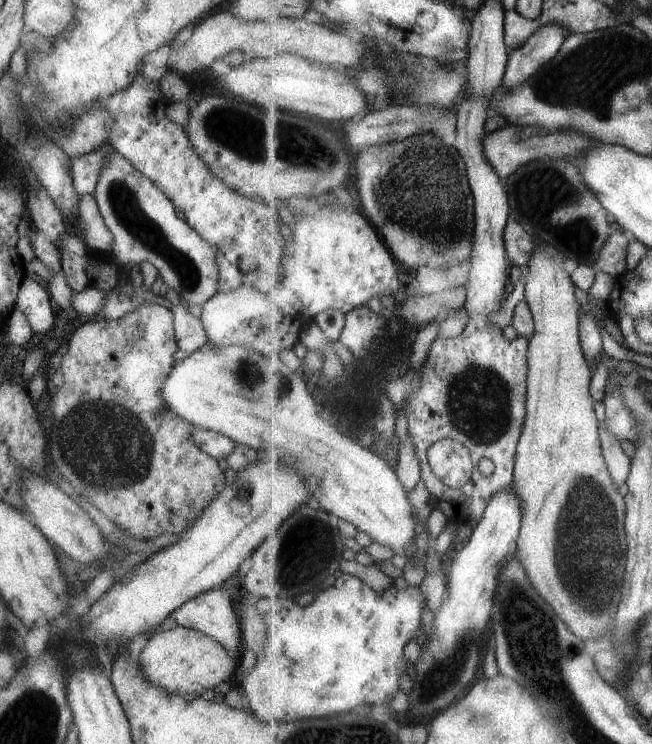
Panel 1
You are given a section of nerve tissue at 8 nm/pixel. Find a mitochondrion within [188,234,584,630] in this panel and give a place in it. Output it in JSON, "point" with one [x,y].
{"point":[477,404]}

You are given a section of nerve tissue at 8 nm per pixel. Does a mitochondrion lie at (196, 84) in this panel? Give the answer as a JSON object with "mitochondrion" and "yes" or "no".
{"mitochondrion":"no"}

